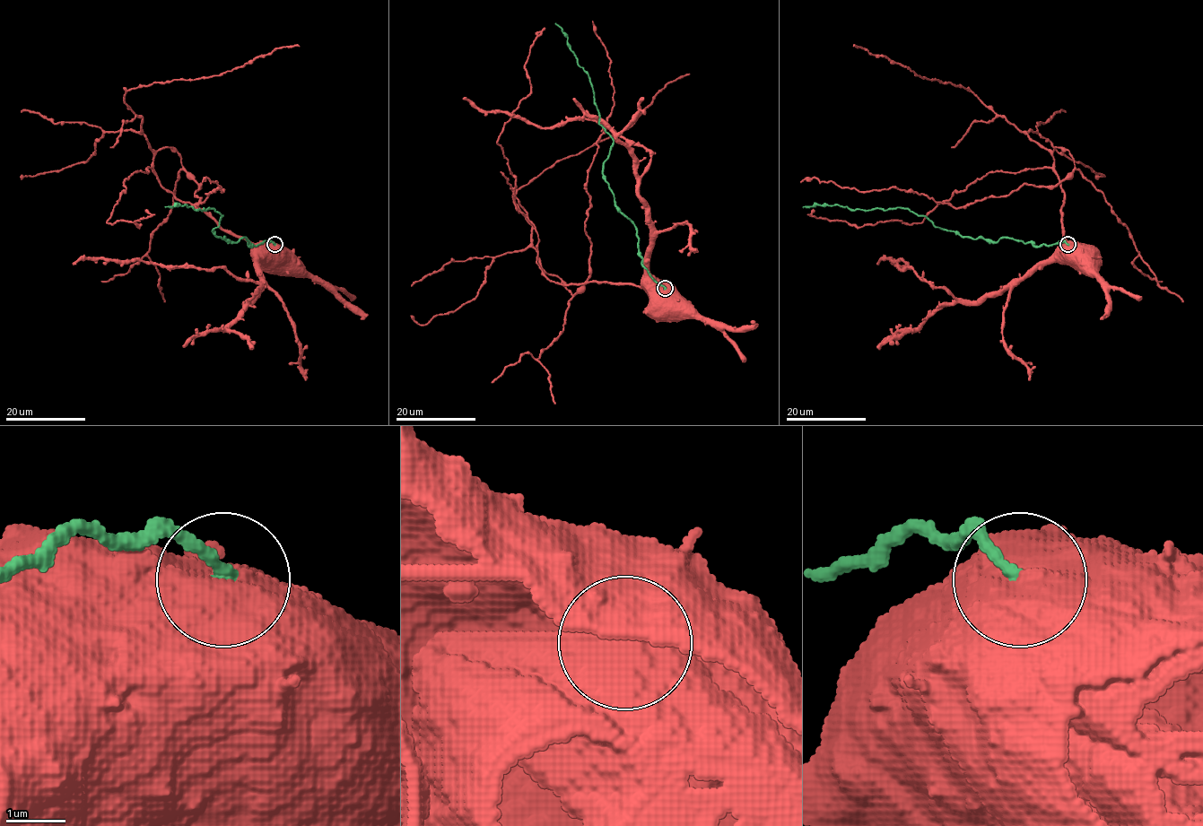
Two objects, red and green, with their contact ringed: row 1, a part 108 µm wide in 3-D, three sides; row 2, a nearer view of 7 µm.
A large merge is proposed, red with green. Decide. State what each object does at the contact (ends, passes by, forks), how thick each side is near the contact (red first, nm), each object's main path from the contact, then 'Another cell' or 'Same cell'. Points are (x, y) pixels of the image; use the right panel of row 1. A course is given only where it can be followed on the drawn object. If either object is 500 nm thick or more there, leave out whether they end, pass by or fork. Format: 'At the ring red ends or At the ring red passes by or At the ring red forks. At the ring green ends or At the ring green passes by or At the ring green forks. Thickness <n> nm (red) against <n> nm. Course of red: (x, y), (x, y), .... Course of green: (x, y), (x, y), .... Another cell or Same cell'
Thickness 850 nm (red) against 240 nm. Course of red: (1067, 245), (1085, 248), (1089, 253). Course of green: (1067, 245), (1035, 247), (1006, 238), (996, 242), (962, 237), (902, 207), (803, 207). Another cell

